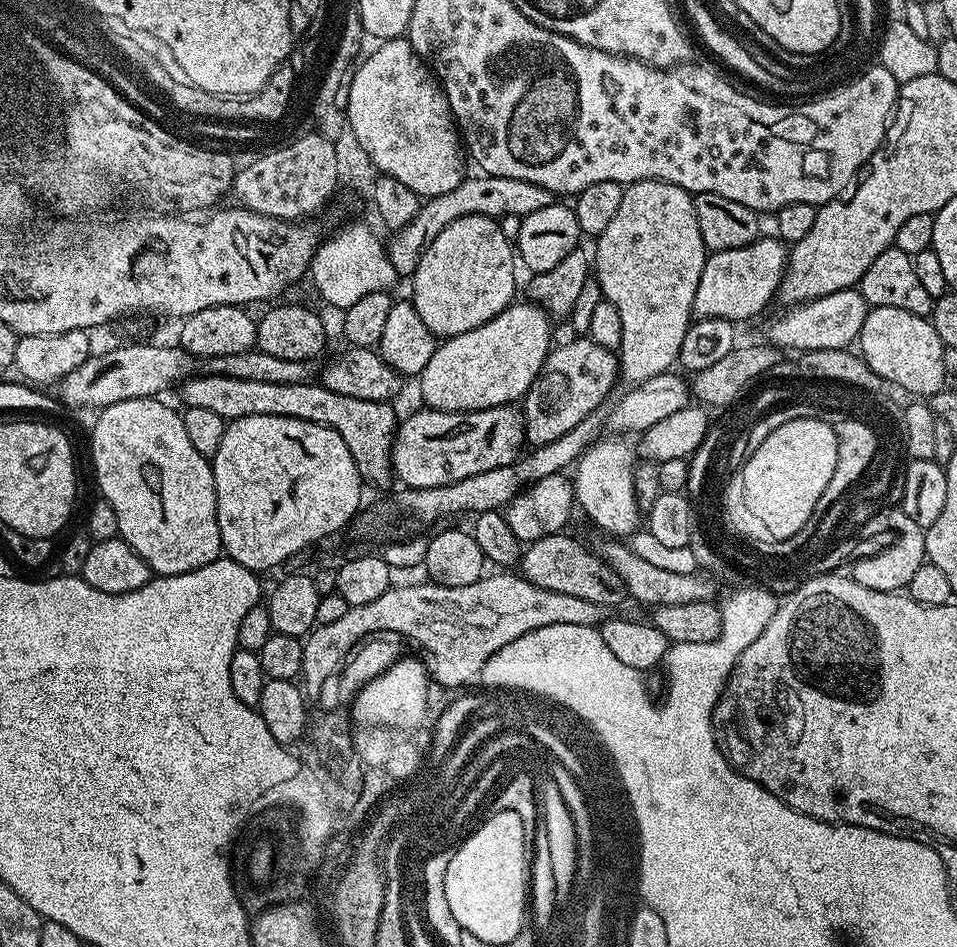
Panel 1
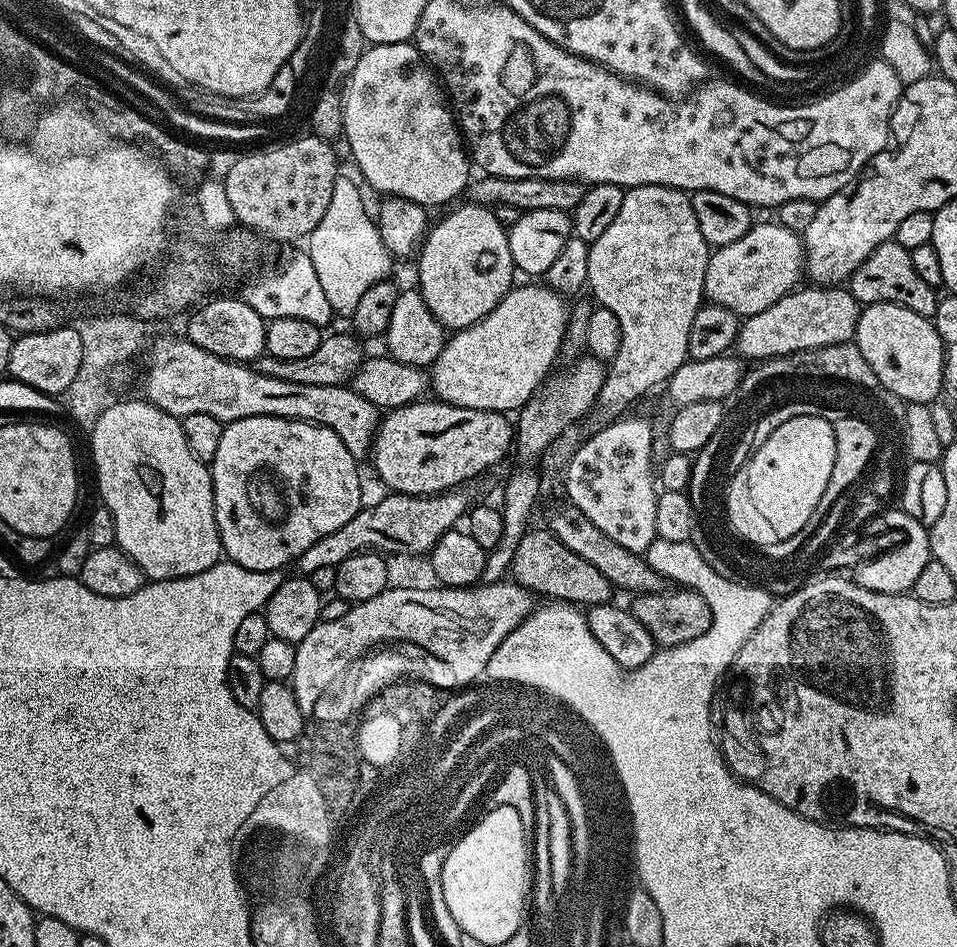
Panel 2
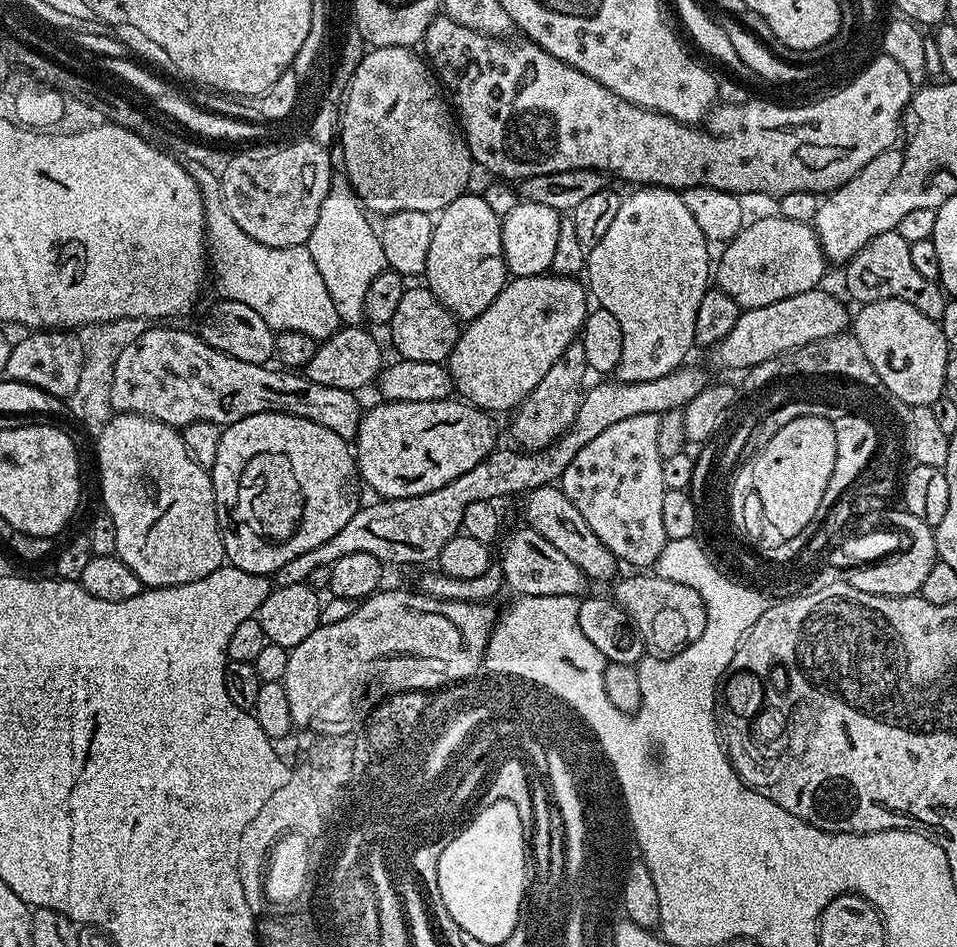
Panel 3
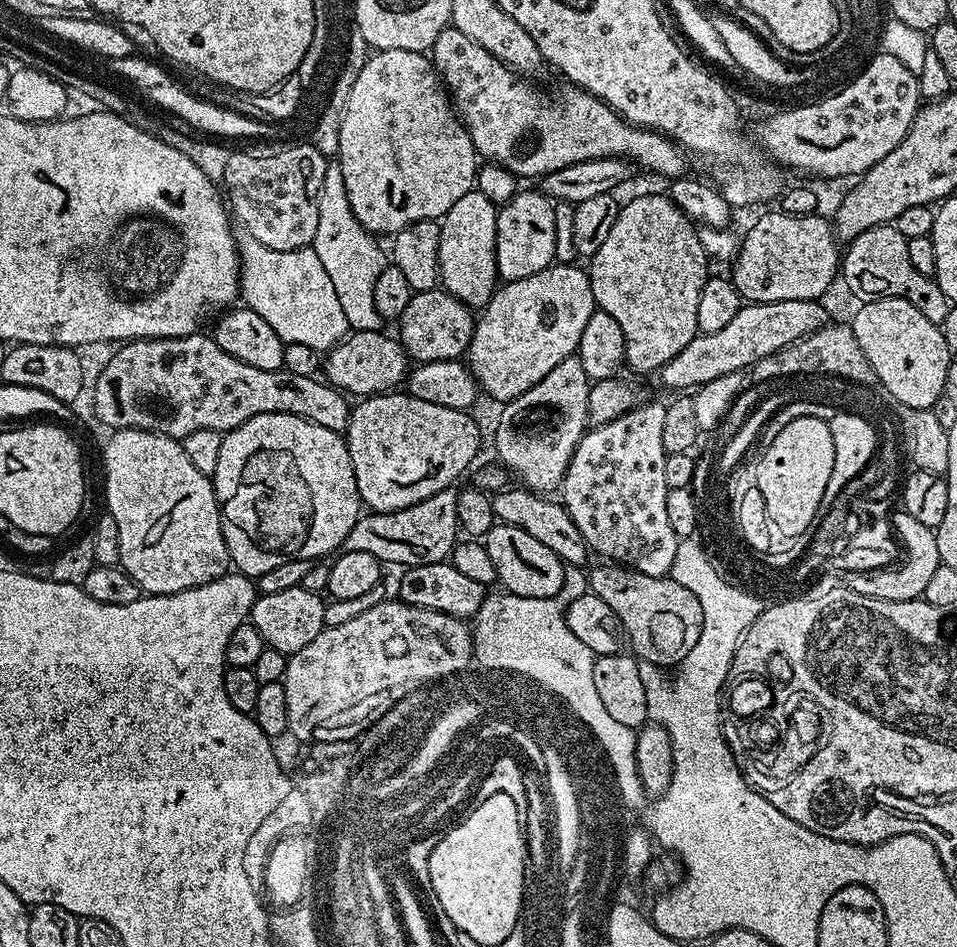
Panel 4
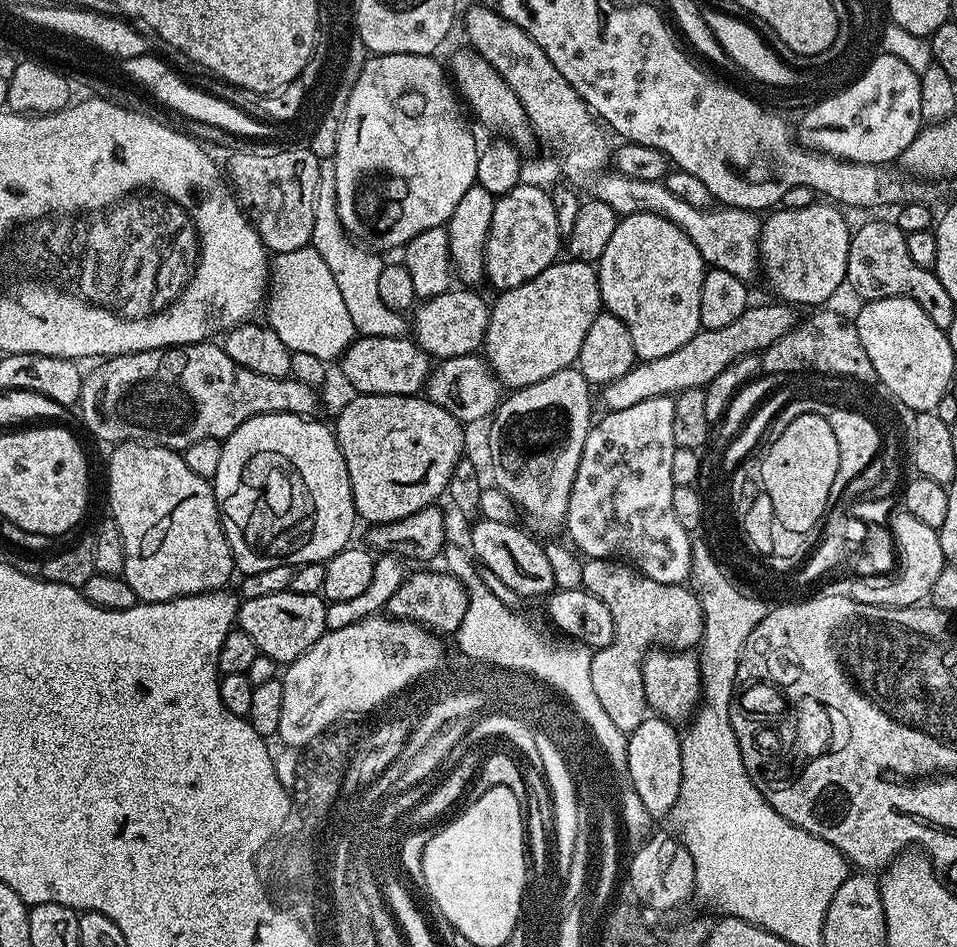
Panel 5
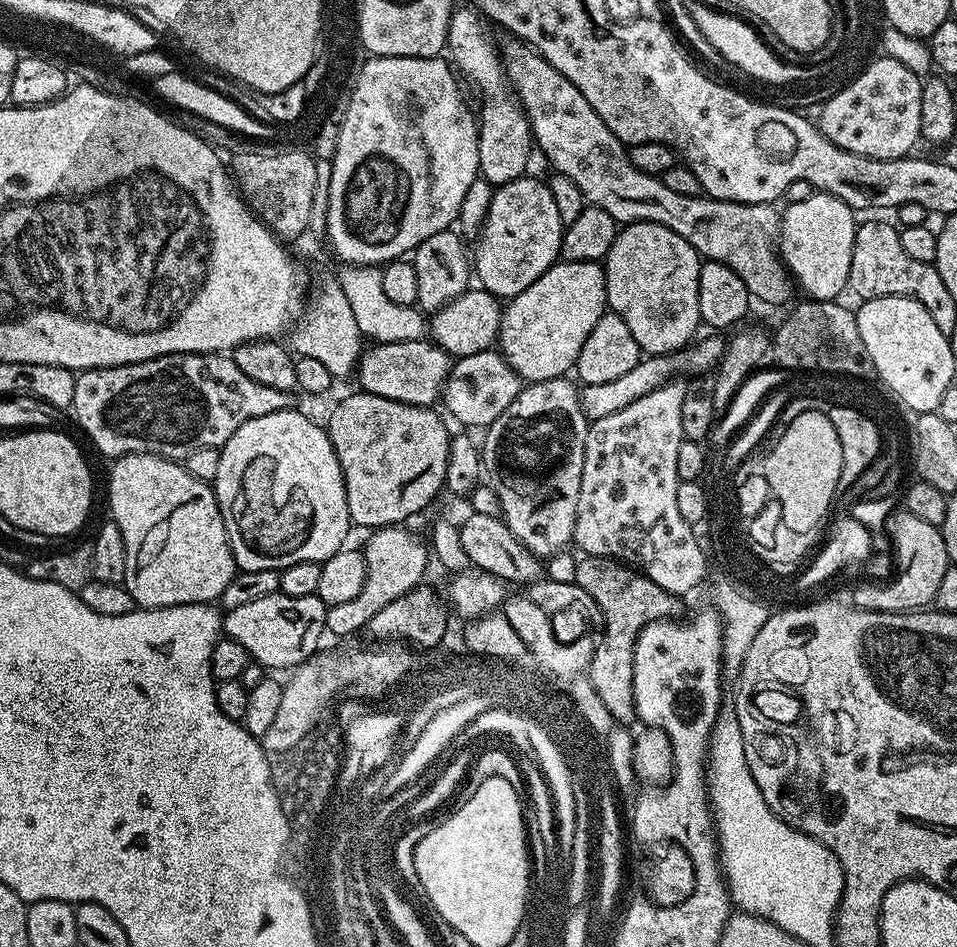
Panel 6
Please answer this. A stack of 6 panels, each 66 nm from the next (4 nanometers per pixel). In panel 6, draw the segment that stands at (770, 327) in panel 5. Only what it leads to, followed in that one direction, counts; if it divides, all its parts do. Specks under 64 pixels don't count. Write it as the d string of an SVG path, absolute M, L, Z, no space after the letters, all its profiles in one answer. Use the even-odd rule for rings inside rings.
M708 334L705 340L697 339L691 346L679 351L673 352L671 356L649 356L645 355L638 362L638 366L632 367L627 374L621 374L614 378L614 382L594 382L593 384L583 385L579 389L580 405L582 414L589 422L601 420L618 410L626 410L630 402L650 394L664 384L673 379L674 374L708 374L719 365L721 356L724 355L725 337L720 334Z

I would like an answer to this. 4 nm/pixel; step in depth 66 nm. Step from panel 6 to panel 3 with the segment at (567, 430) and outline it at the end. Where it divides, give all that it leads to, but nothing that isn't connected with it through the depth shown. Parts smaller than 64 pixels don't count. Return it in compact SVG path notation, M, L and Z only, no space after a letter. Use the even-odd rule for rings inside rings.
M574 339L566 350L562 350L562 358L546 370L546 378L534 386L534 390L526 400L515 409L512 420L512 436L519 447L524 450L543 450L550 447L567 428L574 422L578 414L580 398L585 391L584 379L590 376L590 369L586 362L586 350L582 350L580 339Z

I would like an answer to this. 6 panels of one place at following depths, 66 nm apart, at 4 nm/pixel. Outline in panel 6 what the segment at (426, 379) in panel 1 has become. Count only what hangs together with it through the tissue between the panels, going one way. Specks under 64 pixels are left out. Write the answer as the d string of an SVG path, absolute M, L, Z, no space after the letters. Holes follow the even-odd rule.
M557 262L546 270L546 274L542 274L542 278L538 278L538 282L534 282L530 286L526 286L526 290L522 290L522 294L511 297L503 305L500 313L500 335L498 337L498 351L501 356L506 358L506 362L513 370L520 375L521 381L537 384L543 380L553 380L559 376L567 377L569 373L576 367L576 359L582 350L582 342L586 342L586 338L590 338L590 330L594 330L594 326L598 326L598 318L602 318L608 308L608 295L606 294L606 278L604 277L603 267L597 262Z

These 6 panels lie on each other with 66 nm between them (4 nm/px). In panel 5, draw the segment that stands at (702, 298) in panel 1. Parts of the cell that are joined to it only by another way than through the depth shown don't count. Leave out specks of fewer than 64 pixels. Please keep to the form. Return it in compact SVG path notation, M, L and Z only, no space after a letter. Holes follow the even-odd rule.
M815 202L801 209L781 207L769 211L763 217L758 264L762 276L768 279L768 284L776 295L773 297L785 304L824 306L840 287L845 287L852 232L848 228L847 218L843 216L845 213L835 203L823 203Z

